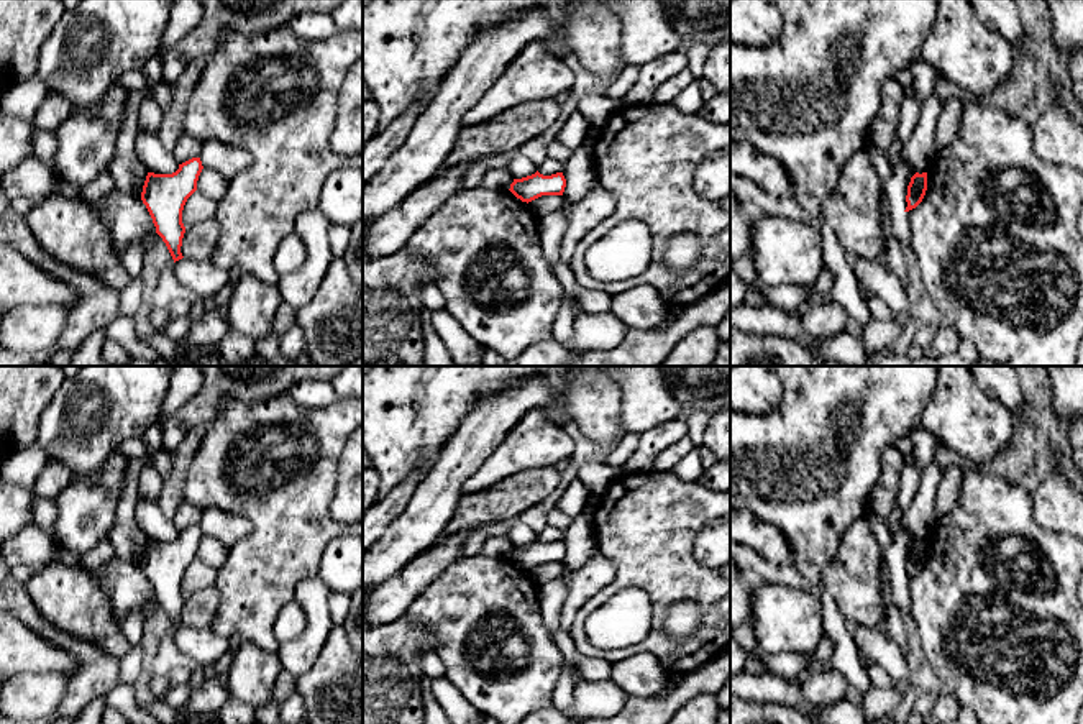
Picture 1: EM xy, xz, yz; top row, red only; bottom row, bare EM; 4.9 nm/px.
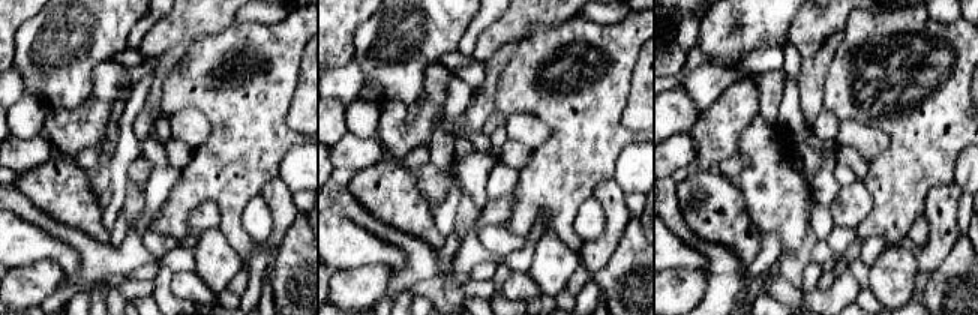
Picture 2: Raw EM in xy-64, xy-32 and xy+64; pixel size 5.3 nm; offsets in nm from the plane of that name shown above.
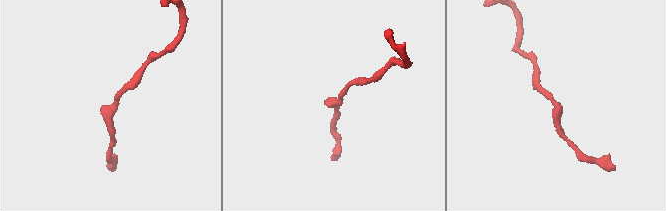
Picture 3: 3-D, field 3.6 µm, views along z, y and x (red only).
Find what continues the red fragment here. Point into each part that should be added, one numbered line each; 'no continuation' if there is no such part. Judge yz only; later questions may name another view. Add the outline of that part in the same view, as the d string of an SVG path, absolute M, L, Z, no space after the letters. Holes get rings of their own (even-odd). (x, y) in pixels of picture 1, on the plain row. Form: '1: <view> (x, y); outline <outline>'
no continuation

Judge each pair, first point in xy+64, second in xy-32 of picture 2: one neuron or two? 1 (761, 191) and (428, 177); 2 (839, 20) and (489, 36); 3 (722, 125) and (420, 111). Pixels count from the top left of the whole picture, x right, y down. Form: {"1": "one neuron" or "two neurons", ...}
{"1": "one neuron", "2": "one neuron", "3": "one neuron"}

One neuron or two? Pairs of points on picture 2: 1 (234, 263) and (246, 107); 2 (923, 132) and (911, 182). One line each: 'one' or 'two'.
1: two
2: one

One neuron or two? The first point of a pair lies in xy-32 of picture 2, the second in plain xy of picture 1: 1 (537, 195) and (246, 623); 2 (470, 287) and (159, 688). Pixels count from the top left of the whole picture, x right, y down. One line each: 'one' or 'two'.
1: one
2: two

